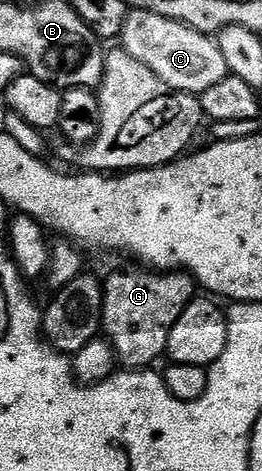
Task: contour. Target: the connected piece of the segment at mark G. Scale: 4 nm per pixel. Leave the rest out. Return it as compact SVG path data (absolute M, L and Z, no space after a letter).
M131 266L128 272L115 272L103 285L102 335L120 365L127 370L147 370L167 350L169 330L181 318L185 306L196 299L194 276L183 270L144 270Z

